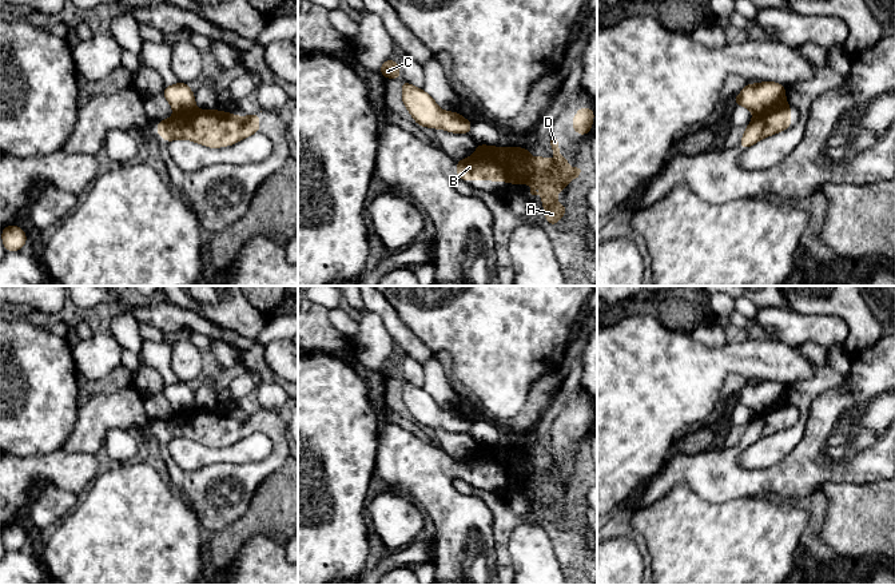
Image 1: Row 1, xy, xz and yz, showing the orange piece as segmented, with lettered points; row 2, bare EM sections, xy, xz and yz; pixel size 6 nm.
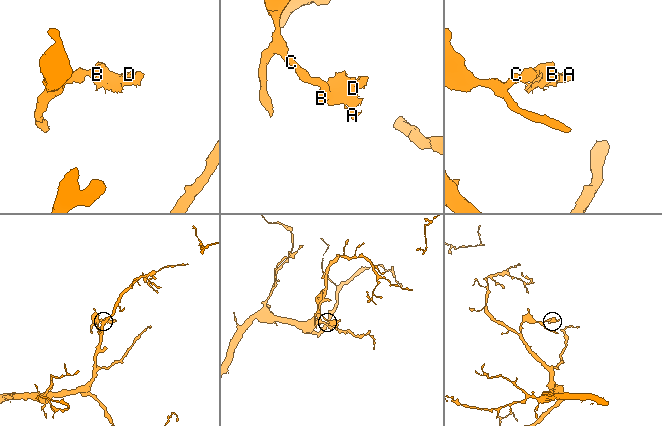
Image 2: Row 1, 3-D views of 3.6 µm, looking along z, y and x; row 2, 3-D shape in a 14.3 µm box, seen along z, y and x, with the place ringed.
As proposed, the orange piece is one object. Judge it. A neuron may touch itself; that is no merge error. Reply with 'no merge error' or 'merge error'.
merge error

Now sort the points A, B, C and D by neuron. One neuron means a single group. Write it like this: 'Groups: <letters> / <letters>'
Groups: A B D / C

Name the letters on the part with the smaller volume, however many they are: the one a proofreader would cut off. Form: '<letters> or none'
A, B, D

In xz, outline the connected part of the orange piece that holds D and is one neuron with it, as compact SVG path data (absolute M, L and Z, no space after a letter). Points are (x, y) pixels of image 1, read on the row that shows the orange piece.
M549 135L553 156L558 166L532 150L522 147L485 146L468 159L457 160L457 178L462 180L506 180L510 184L528 183L532 195L542 196L545 219L550 226L558 226L558 216L566 216L568 204L560 206L556 195L568 187L572 179L578 178L581 170L572 167L565 156L560 155L558 136Z

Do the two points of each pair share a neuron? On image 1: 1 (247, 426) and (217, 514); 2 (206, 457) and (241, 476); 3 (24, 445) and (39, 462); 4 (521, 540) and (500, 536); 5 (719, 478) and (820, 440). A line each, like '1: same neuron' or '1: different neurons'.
1: same neuron
2: different neurons
3: different neurons
4: different neurons
5: same neuron

